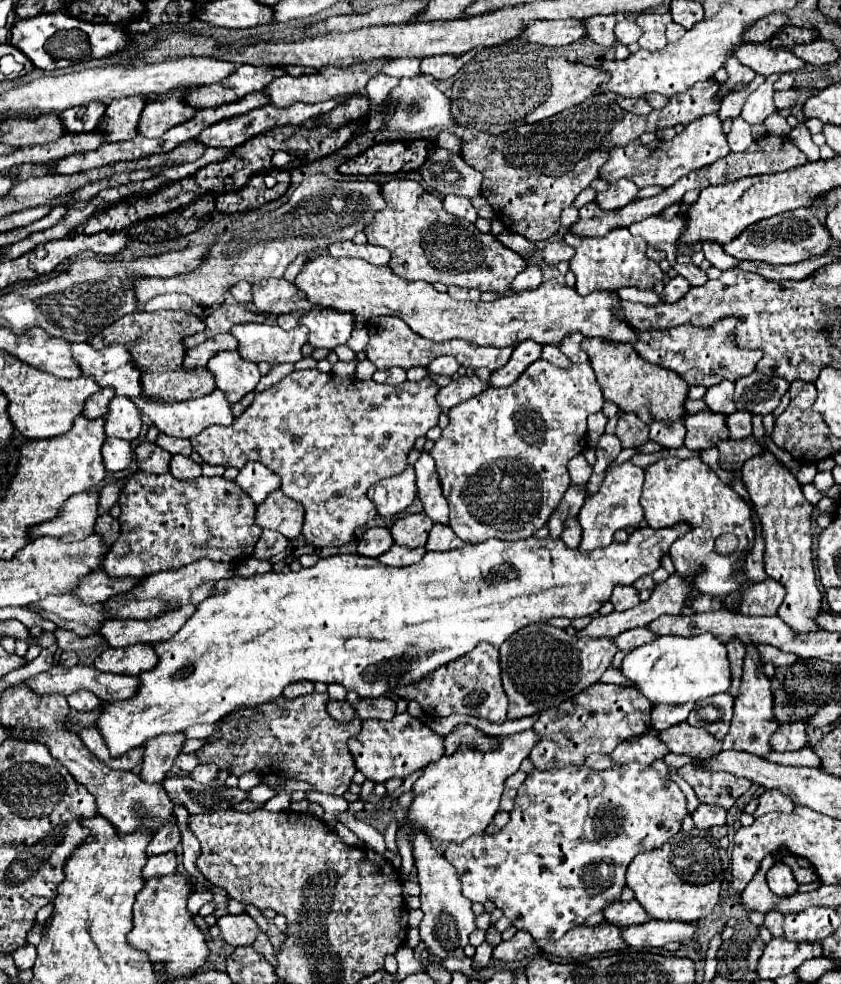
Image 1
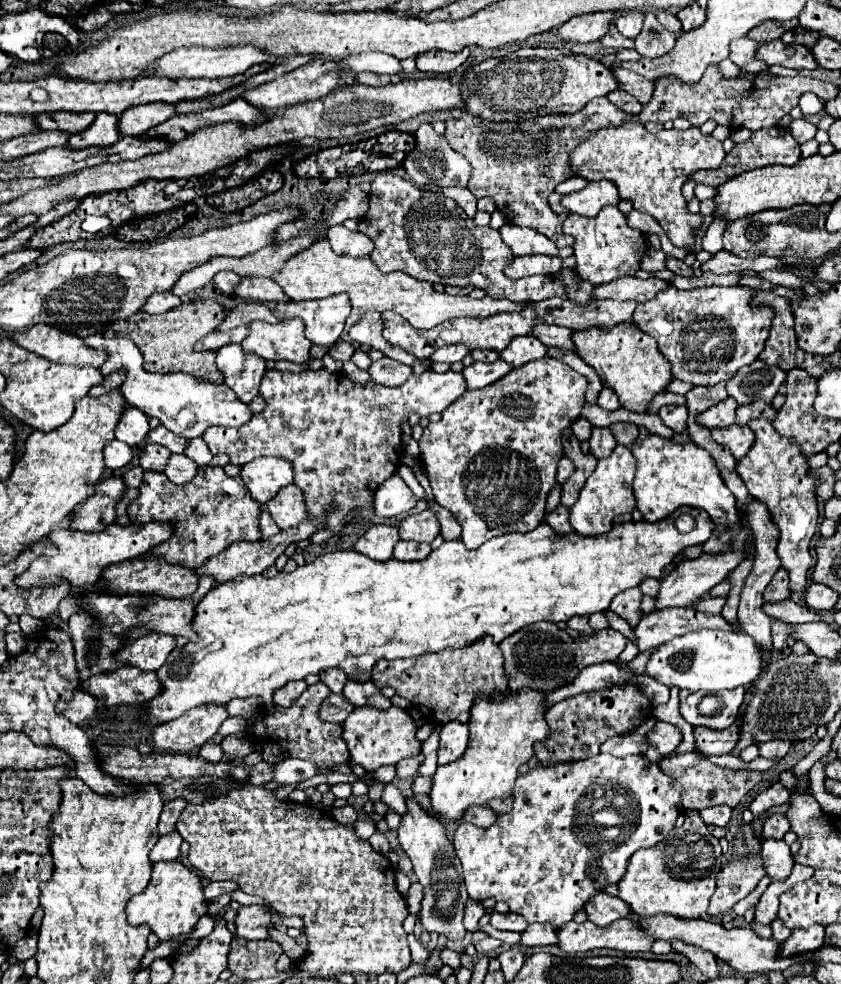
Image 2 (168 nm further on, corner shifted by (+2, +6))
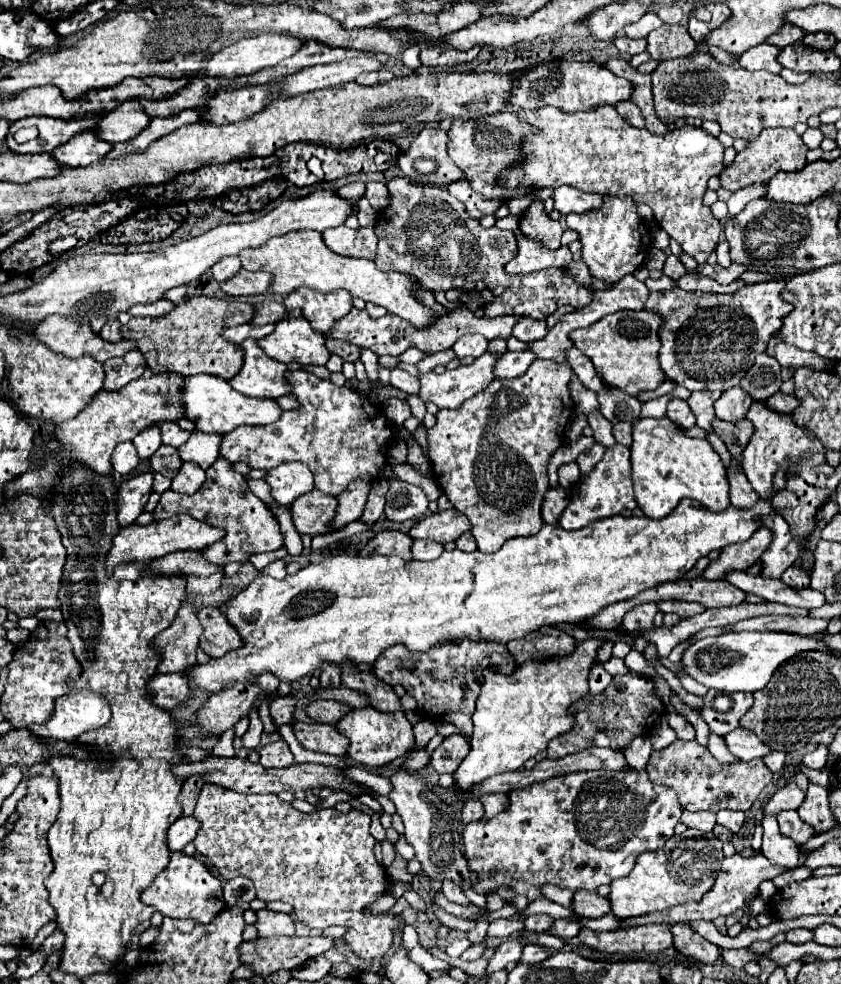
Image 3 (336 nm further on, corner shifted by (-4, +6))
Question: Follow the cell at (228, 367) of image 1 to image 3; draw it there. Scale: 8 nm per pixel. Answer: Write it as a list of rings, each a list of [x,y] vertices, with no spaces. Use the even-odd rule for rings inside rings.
[[[245,339],[239,347],[243,349],[245,359],[241,371],[229,381],[233,389],[257,399],[275,399],[291,393],[291,387],[287,387],[283,377],[283,363],[271,359],[253,339]]]

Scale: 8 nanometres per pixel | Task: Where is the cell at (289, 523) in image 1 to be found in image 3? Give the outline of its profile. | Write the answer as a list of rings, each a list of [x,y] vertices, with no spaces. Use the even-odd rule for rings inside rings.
[[[313,489],[307,495],[301,495],[291,503],[291,517],[301,535],[321,535],[327,533],[327,523],[333,519],[337,499],[323,495],[321,491]]]

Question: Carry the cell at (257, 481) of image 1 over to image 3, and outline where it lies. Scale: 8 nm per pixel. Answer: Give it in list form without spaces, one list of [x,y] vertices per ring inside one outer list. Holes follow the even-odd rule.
[[[293,461],[293,463],[281,463],[279,467],[273,467],[267,471],[265,481],[271,487],[271,497],[287,507],[291,505],[299,495],[313,489],[313,475],[305,463]]]

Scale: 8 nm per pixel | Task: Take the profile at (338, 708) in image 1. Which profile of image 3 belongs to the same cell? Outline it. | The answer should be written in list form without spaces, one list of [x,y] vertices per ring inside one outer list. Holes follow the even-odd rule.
[[[329,699],[313,701],[313,703],[307,707],[307,713],[309,713],[311,719],[315,719],[315,721],[319,721],[319,723],[329,723],[329,725],[337,725],[337,721],[339,721],[347,711],[351,711],[351,707],[347,707],[345,703],[329,701]]]

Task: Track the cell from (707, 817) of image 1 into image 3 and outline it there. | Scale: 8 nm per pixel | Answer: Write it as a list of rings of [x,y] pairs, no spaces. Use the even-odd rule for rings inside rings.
[[[727,809],[717,811],[717,823],[727,827],[733,833],[737,833],[741,829],[743,821],[745,821],[745,813],[743,811],[727,811]]]

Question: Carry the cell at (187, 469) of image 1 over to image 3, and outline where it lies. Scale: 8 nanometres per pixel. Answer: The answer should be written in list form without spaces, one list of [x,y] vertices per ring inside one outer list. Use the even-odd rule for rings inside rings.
[[[183,463],[177,475],[173,477],[171,489],[177,493],[195,493],[205,481],[205,471],[197,463]]]

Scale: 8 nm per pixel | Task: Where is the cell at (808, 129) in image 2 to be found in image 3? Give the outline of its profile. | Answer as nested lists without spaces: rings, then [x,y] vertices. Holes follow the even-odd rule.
[[[807,129],[805,133],[803,133],[803,141],[805,141],[805,145],[809,147],[809,149],[815,149],[815,147],[819,147],[821,145],[821,141],[823,141],[823,133],[821,133],[821,129]]]

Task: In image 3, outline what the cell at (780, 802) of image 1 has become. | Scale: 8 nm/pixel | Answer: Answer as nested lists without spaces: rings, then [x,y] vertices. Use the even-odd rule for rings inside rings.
[[[789,783],[769,799],[763,813],[765,815],[777,815],[777,813],[787,811],[787,809],[799,809],[803,799],[805,799],[805,793],[795,783]]]

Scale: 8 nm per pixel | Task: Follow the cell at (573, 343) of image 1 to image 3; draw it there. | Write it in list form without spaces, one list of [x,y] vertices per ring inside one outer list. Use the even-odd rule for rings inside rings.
[[[525,317],[517,323],[517,327],[513,329],[513,335],[527,343],[527,341],[537,341],[541,337],[547,335],[547,323],[545,321],[539,321],[539,319],[531,319],[531,317]]]

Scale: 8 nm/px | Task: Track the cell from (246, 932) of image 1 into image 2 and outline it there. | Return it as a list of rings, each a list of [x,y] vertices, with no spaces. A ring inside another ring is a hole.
[[[241,907],[235,919],[237,925],[237,935],[243,939],[269,939],[269,927],[273,925],[271,921],[273,911],[265,907]]]

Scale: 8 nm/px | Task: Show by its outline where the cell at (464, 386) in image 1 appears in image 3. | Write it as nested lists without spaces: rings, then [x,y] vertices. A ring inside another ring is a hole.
[[[507,351],[505,355],[501,355],[495,363],[495,371],[493,375],[497,379],[515,379],[515,377],[521,377],[527,367],[533,363],[535,355],[531,351]]]

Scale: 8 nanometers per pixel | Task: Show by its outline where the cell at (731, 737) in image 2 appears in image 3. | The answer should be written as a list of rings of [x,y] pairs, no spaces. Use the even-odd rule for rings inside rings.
[[[743,727],[723,735],[723,739],[725,739],[727,749],[741,761],[751,761],[751,759],[763,757],[763,755],[767,755],[771,751],[765,743],[761,743],[757,739],[757,735],[753,731],[747,731]]]

